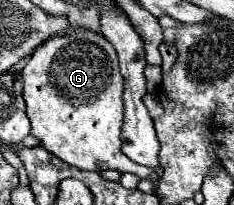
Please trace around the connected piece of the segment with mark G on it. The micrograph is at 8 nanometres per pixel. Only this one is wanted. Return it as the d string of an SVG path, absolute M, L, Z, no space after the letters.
M77 29L73 35L53 37L37 47L31 55L31 61L21 71L23 79L23 97L27 103L27 117L31 119L31 137L39 139L39 145L61 161L85 169L85 171L103 171L115 169L119 173L135 173L145 179L153 175L153 169L141 167L129 161L121 153L121 123L123 123L123 79L119 73L117 53L113 45L99 33L89 29Z

